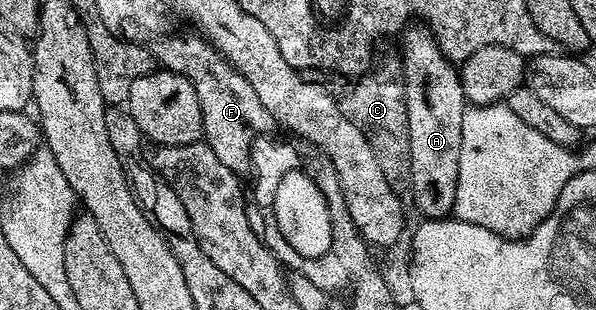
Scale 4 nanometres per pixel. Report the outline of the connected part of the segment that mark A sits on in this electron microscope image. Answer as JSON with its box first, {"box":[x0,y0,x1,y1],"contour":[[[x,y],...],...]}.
{"box":[401,28,467,219],"contour":[[[428,28],[404,30],[401,57],[405,60],[403,88],[411,135],[411,198],[425,219],[445,219],[455,207],[459,183],[459,151],[463,143],[463,115],[467,108],[460,72],[437,46]]]}

